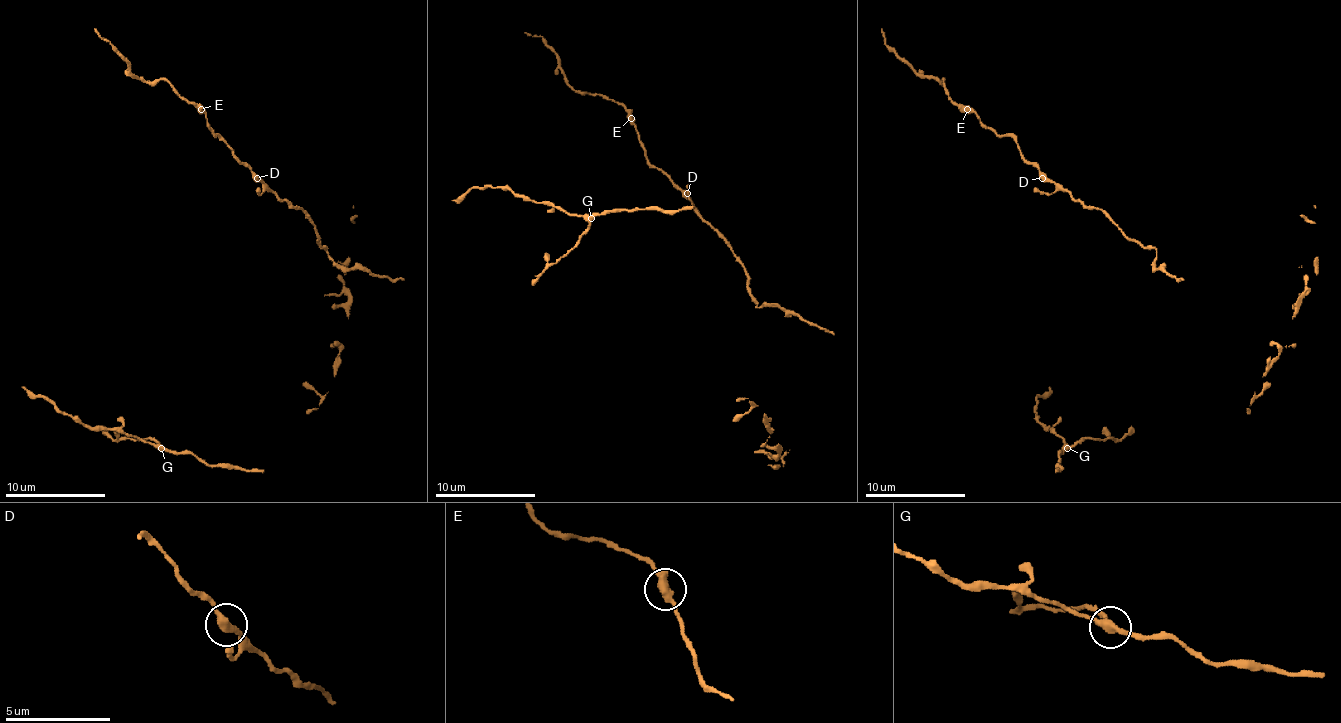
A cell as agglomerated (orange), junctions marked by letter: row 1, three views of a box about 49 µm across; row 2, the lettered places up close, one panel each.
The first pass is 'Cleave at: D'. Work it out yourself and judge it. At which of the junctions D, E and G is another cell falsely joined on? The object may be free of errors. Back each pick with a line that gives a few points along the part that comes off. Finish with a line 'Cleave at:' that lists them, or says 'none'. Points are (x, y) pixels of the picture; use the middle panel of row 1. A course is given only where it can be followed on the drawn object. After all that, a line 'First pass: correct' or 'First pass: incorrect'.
Cleave at: none
First pass: incorrect

